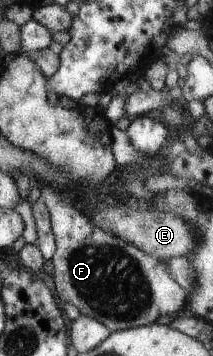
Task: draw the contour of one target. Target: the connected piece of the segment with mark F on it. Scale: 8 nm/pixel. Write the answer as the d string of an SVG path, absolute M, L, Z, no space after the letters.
M39 183L38 187L39 199L43 201L50 214L56 244L51 258L54 266L53 284L55 294L63 304L66 302L73 304L79 309L81 315L104 324L112 332L155 323L159 316L167 316L167 314L176 316L187 304L188 294L176 280L173 280L173 276L169 274L162 260L145 254L141 249L127 244L113 233L91 224L69 195L58 193L55 187L50 187L47 183Z

